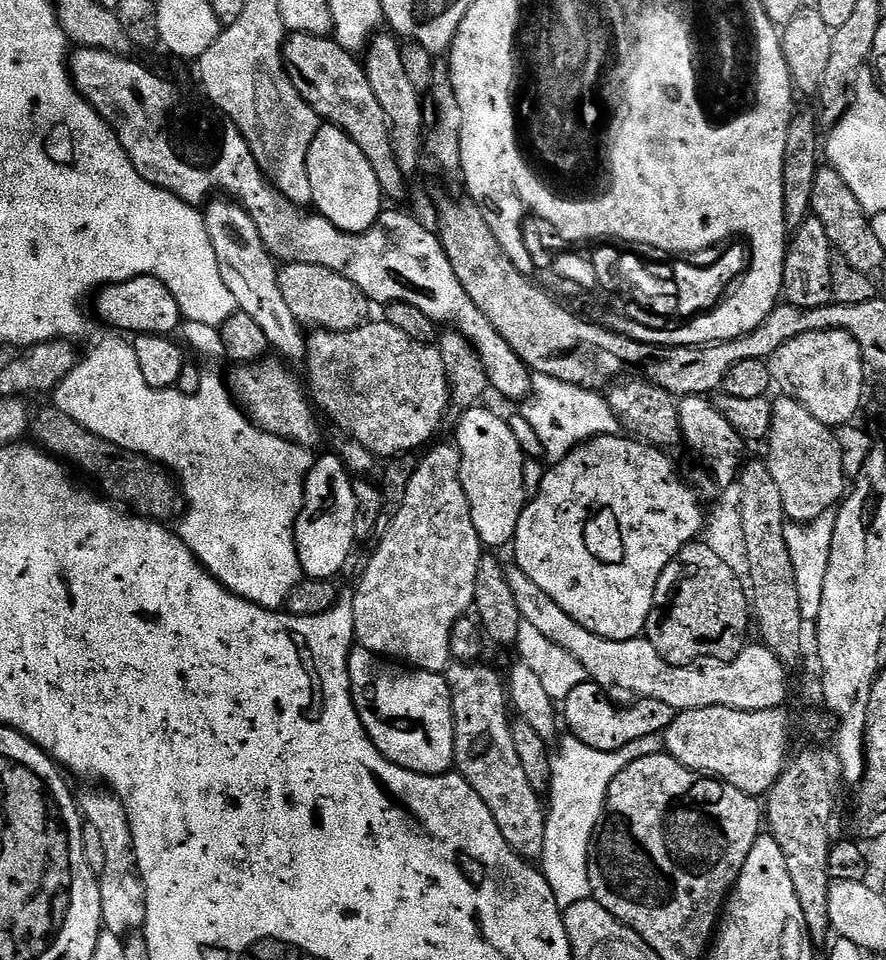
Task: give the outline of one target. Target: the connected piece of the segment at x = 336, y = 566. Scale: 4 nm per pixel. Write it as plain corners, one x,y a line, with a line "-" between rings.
335,453
318,456
304,480
304,502
296,518
295,544
299,554
301,571
313,580
335,579
336,574
347,562
356,532
358,533
359,508
357,506
356,487
353,475
345,467
344,461

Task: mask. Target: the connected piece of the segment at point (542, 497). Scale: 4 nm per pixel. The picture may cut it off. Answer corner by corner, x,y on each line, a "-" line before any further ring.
624,434
599,435
580,444
568,455
555,461
551,465
552,468
549,467
545,471
540,487
535,489
533,496
536,497
533,500
531,497
525,503
524,511
520,514
514,541
514,549
516,548
515,567
522,569
526,578
530,578
542,590
546,590
546,594
550,594
550,598
554,598
554,602
558,602
558,606
562,606
562,610
566,610
566,614
570,614
570,618
574,618
574,622
578,622
578,626
586,626
586,630
590,630
590,634
598,634
607,640
637,639
647,629
648,618
653,615
652,603
656,600
656,587
660,584
660,575
667,570
671,560
673,563
679,557
680,552
687,544
693,543
701,535
706,515
705,509
700,509
701,497
689,487
685,477
683,480
676,473
676,468
672,465
672,460
668,455
667,451
639,438
629,438

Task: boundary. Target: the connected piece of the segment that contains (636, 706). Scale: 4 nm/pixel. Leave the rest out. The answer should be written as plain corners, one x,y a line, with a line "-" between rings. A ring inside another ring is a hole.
585,682
574,686
574,690
570,690
570,694
565,696
562,701
562,720
565,725
568,723
567,731
586,746
599,752
613,752
622,746
634,743
638,738
655,737
657,734
662,734
670,726
674,715
674,709
666,706
666,702
658,702
651,698
637,699
629,708
615,708
610,701
600,700
600,696
602,697
602,690
599,686

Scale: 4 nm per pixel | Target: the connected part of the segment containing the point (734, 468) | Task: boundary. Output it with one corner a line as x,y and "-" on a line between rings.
707,395
679,397
678,414
680,415
680,434
683,443
685,445
688,443
688,452
692,455
693,460
692,480
690,476
691,487
701,497
716,497
724,487
730,486
732,481
737,479
741,470
740,447
742,447
742,441
740,436
734,430
734,426
730,426
730,422
726,422
724,415
716,409
715,403

